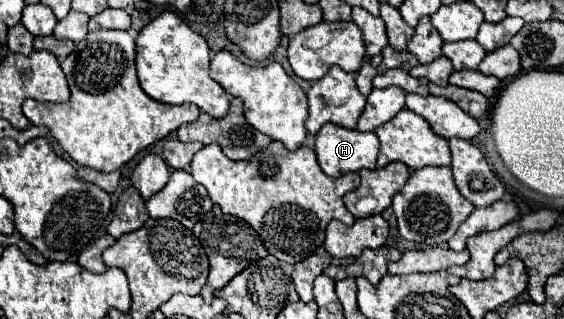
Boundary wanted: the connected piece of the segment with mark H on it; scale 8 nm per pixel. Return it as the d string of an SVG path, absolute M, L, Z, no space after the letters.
M338 124L322 126L316 136L318 164L328 176L358 172L362 168L376 168L378 136L374 132L348 130Z

